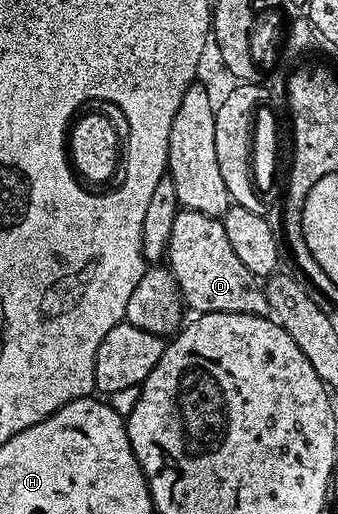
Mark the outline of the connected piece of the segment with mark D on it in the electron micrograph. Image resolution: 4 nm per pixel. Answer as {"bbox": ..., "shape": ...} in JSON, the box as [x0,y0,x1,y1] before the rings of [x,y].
{"bbox":[165,207,268,315],"shape":[[[180,207],[179,213],[173,218],[173,228],[169,233],[165,264],[171,269],[184,305],[190,311],[192,308],[192,313],[268,315],[263,284],[252,272],[245,270],[241,258],[237,258],[237,253],[233,251],[233,245],[225,234],[222,219]]]}

